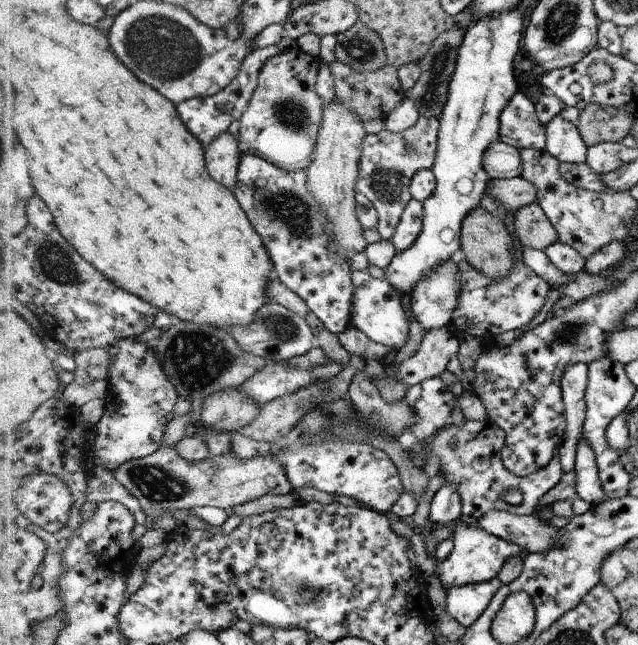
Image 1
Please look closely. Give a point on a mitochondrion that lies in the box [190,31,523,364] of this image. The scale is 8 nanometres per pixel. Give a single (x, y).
(287, 208)

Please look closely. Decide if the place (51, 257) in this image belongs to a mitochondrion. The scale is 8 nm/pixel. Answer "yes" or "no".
yes

